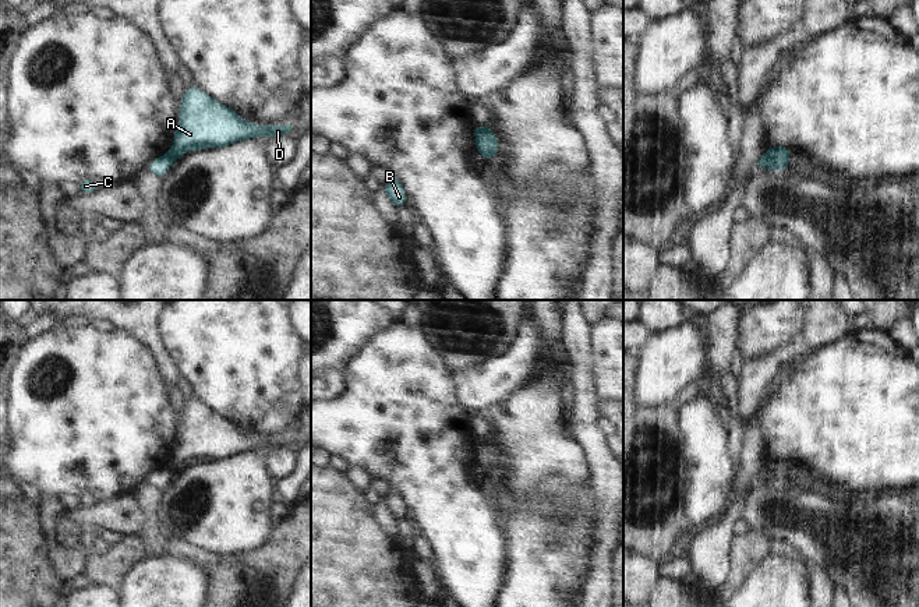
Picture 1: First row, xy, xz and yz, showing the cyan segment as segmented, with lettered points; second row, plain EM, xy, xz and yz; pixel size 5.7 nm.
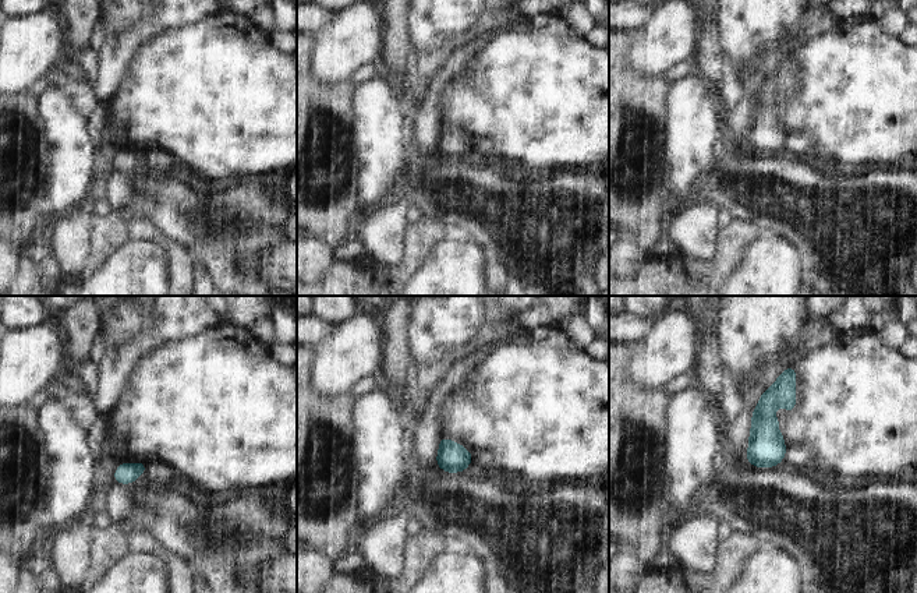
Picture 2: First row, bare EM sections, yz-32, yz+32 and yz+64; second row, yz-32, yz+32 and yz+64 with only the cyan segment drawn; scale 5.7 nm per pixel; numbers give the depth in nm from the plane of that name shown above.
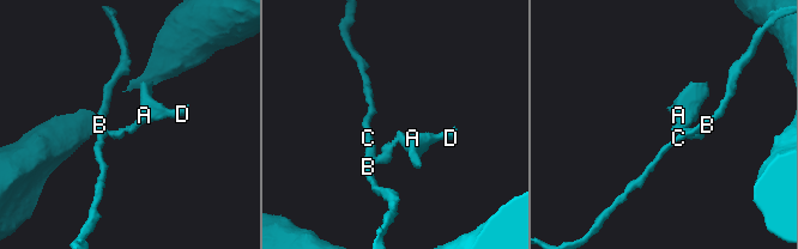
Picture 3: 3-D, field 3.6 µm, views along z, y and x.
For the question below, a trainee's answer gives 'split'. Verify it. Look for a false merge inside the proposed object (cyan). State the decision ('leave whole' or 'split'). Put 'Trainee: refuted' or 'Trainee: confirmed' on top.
Trainee: confirmed
split

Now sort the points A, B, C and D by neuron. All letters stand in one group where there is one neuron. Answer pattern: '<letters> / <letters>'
A D / B C

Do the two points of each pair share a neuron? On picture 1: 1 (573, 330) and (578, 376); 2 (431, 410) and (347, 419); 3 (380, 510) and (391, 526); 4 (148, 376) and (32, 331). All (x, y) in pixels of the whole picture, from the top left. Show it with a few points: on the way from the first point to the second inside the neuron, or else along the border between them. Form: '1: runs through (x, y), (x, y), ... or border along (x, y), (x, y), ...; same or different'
1: runs through (576, 341), (578, 364); same
2: runs through (410, 410), (405, 410), (396, 419), (368, 419); same
3: runs through (381, 514), (386, 522); same
4: border along (59, 327), (43, 331), (28, 341); different

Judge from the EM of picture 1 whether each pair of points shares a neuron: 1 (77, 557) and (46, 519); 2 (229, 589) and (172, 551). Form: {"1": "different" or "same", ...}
{"1": "same", "2": "same"}

